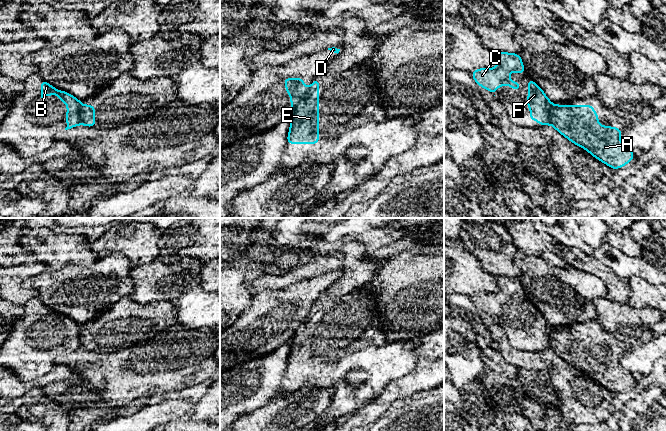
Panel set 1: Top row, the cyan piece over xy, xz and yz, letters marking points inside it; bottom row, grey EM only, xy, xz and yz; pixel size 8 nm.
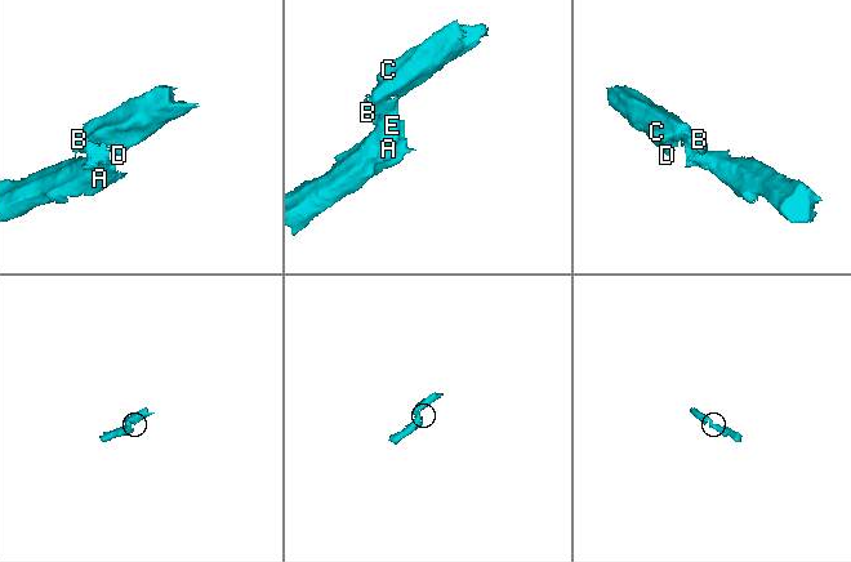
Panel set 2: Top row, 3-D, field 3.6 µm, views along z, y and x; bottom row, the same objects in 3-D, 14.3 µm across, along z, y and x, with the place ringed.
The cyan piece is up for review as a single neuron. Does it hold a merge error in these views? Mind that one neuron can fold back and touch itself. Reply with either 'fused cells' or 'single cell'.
fused cells

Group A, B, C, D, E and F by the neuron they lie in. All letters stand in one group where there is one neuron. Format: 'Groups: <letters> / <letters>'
Groups: A E / B C D F

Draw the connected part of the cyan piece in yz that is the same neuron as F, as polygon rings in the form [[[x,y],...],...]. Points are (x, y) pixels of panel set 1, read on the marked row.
[[[531,78],[528,80],[527,104],[531,121],[539,121],[540,126],[550,124],[549,108],[551,101]]]

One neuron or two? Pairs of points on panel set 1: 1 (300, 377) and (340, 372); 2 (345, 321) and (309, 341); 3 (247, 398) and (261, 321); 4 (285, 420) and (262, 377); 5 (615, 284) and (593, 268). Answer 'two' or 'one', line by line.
1: one
2: one
3: two
4: two
5: one

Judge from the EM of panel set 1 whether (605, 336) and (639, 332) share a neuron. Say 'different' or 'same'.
different

